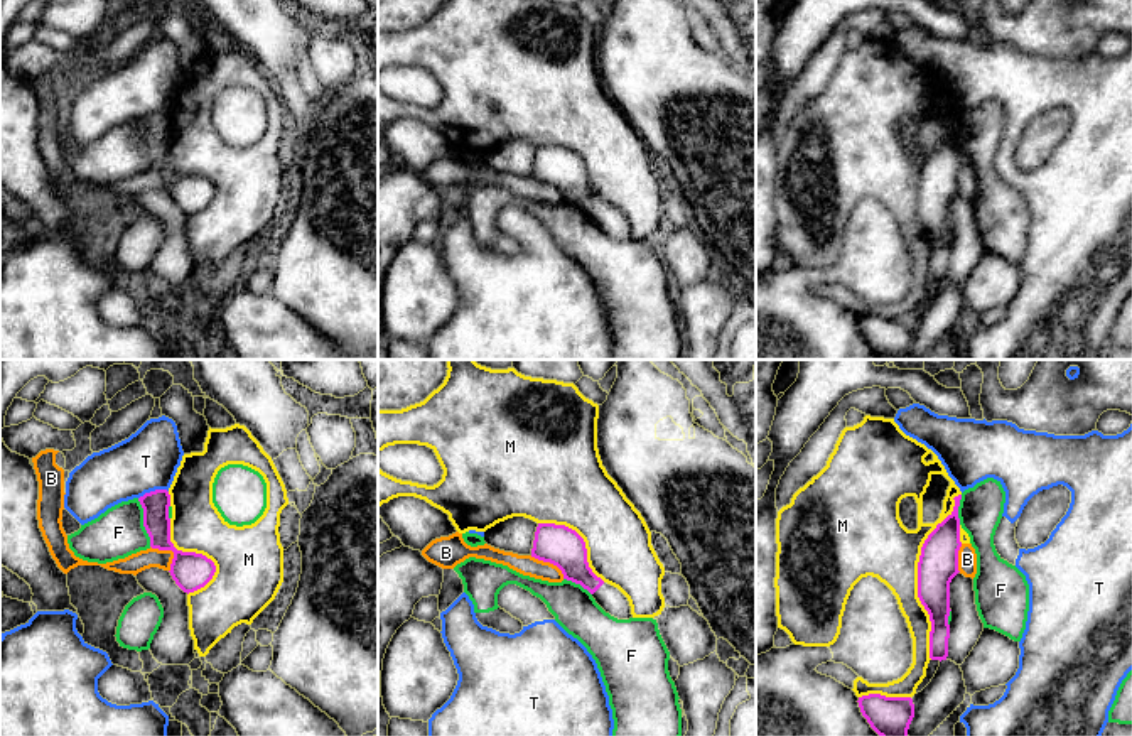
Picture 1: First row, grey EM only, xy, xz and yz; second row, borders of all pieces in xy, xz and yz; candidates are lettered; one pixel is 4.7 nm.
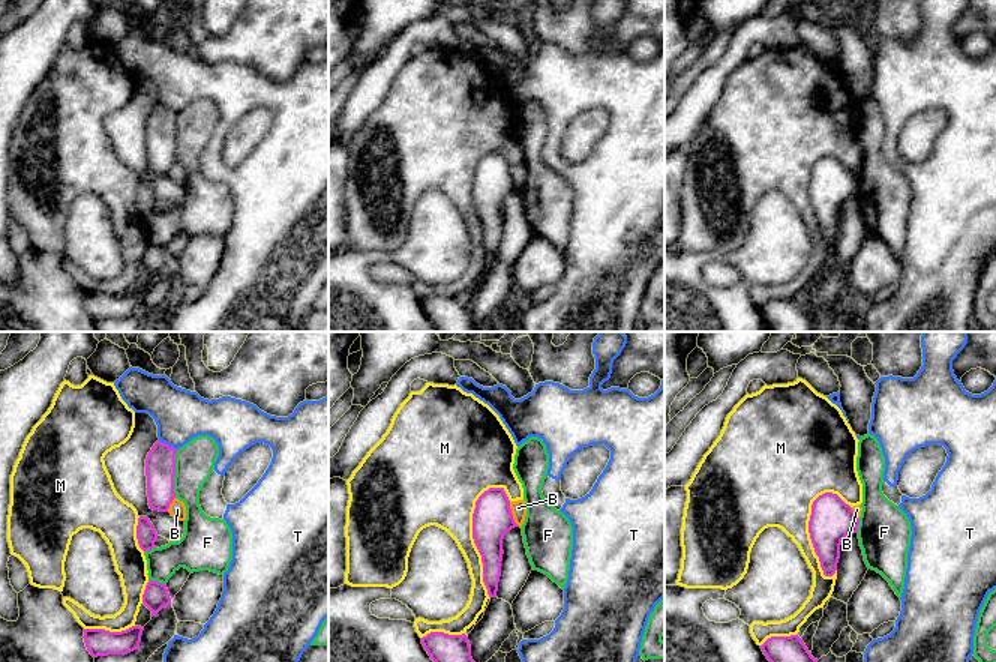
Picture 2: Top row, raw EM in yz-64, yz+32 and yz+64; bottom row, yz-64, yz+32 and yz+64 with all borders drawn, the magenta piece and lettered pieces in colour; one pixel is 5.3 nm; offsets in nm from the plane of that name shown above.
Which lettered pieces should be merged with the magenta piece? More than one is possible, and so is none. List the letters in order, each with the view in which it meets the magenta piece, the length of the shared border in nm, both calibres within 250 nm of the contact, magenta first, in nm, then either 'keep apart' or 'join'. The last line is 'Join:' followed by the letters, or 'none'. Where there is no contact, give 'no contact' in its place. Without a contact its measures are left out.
B: contact in xy; length 160 nm; calibres 180 and 100 nm; keep apart
F: contact in xy; length 240 nm; calibres 130 and 240 nm; keep apart
M: contact in yz; length 800 nm; calibres 190 and 300 nm; keep apart
T: contact in xy; length 150 nm; calibres 130 and 280 nm; keep apart
Join: none

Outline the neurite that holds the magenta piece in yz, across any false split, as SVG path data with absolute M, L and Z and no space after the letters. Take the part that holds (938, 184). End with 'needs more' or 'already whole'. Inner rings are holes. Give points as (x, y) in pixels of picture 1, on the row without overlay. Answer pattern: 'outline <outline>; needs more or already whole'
outline M962 116L955 118L953 133L936 147L921 169L918 184L918 219L930 236L930 280L946 282L950 260L950 204L958 192Z; already whole

